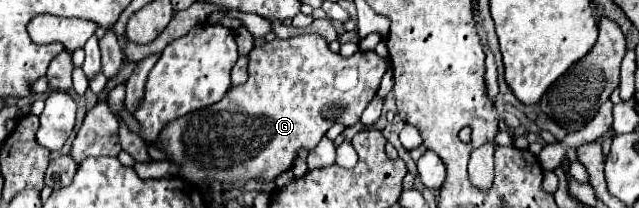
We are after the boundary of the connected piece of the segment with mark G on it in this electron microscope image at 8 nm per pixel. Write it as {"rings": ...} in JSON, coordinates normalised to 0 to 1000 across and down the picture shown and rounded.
{"rings":[[[495,163],[413,207],[410,226],[397,226],[391,245],[388,389],[363,418],[347,486],[266,582],[263,649],[260,620],[247,649],[247,716],[266,745],[266,764],[279,793],[279,841],[304,889],[329,889],[335,870],[363,889],[391,861],[423,880],[457,803],[466,716],[491,716],[523,591],[535,591],[541,611],[560,591],[567,534],[588,457],[595,380],[604,341],[607,274],[595,274],[588,245],[560,236],[551,274],[540,279],[520,250],[512,202]]]}

